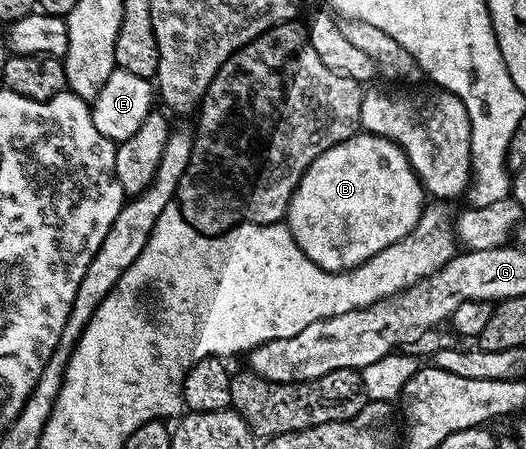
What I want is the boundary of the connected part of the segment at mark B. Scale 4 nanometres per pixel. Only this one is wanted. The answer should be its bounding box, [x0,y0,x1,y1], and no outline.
[286,130,425,272]

